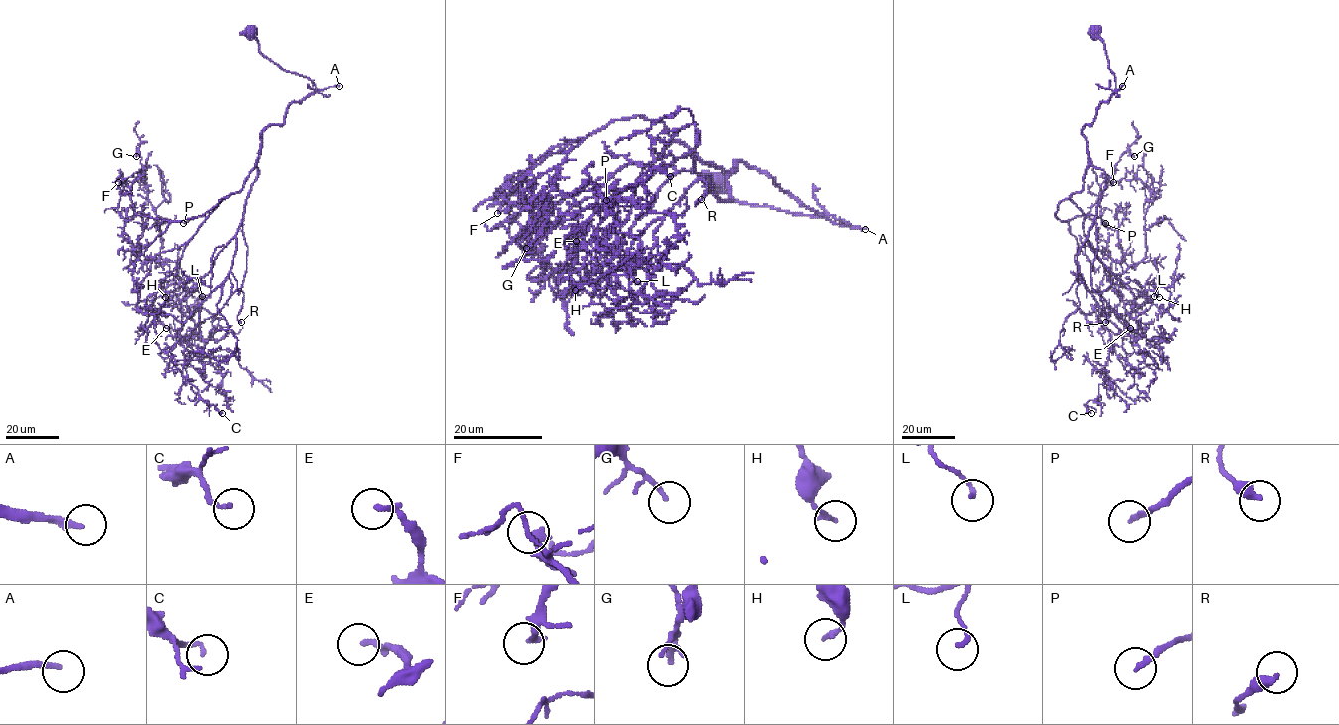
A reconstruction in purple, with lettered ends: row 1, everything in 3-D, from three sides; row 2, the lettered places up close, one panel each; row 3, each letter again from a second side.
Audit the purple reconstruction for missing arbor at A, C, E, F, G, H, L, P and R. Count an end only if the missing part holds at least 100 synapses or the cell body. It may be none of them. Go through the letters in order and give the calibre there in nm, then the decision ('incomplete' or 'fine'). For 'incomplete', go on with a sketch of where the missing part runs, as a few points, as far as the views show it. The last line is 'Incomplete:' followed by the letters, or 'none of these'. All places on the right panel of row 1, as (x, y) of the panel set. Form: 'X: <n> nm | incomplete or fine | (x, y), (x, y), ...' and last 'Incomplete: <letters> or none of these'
A: 200 nm | incomplete | (1122, 86), (1128, 121), (1137, 119), (1136, 142), (1126, 152), (1132, 163), (1084, 143), (1069, 129)
C: 130 nm | fine
E: 190 nm | fine
F: 220 nm | incomplete | (1113, 182), (1118, 159), (1112, 142), (1113, 105), (1120, 89), (1119, 71), (1122, 64), (1126, 64)
G: 110 nm | fine
H: 180 nm | fine
L: 140 nm | fine
P: 170 nm | incomplete | (1105, 223), (1120, 239), (1133, 237), (1142, 242), (1146, 233), (1160, 239), (1164, 244)
R: 400 nm | fine
Incomplete: A, F, P

